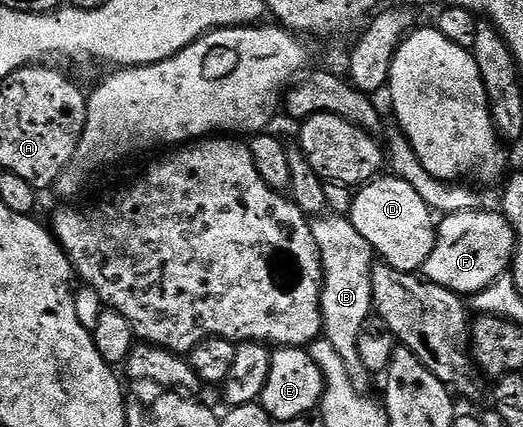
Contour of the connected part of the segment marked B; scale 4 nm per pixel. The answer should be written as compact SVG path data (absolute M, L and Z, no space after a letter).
M329 212L314 217L311 225L321 257L321 332L331 342L331 348L339 352L339 360L343 360L352 383L363 390L371 381L371 375L369 370L363 368L363 360L359 360L359 328L363 328L363 320L374 313L375 255L348 217Z

